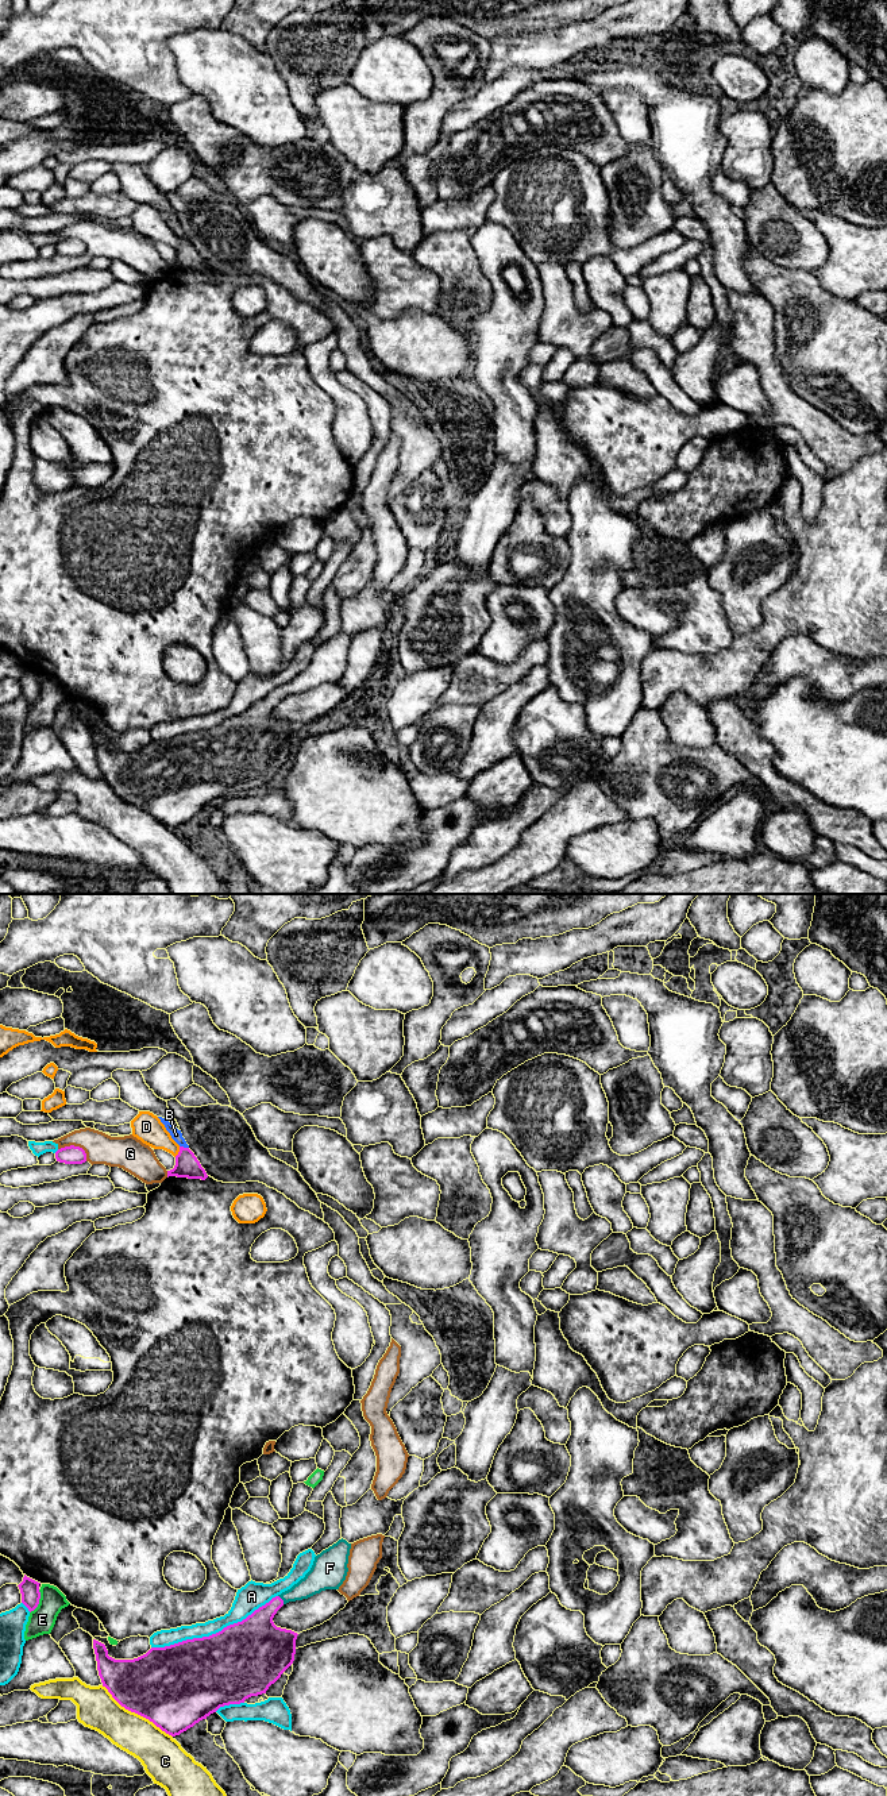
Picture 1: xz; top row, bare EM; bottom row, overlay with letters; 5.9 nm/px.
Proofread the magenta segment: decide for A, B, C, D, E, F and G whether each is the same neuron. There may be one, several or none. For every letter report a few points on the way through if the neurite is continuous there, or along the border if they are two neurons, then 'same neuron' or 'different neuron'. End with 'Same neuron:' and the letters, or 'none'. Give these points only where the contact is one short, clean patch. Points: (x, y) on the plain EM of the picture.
A: different neuron
B: different neuron
C: different neuron
D: different neuron
E: different neuron
F: same neuron
G: different neuron
Same neuron: F

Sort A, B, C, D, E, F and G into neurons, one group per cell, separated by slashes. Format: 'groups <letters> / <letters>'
groups A / B / C / D E / F / G

